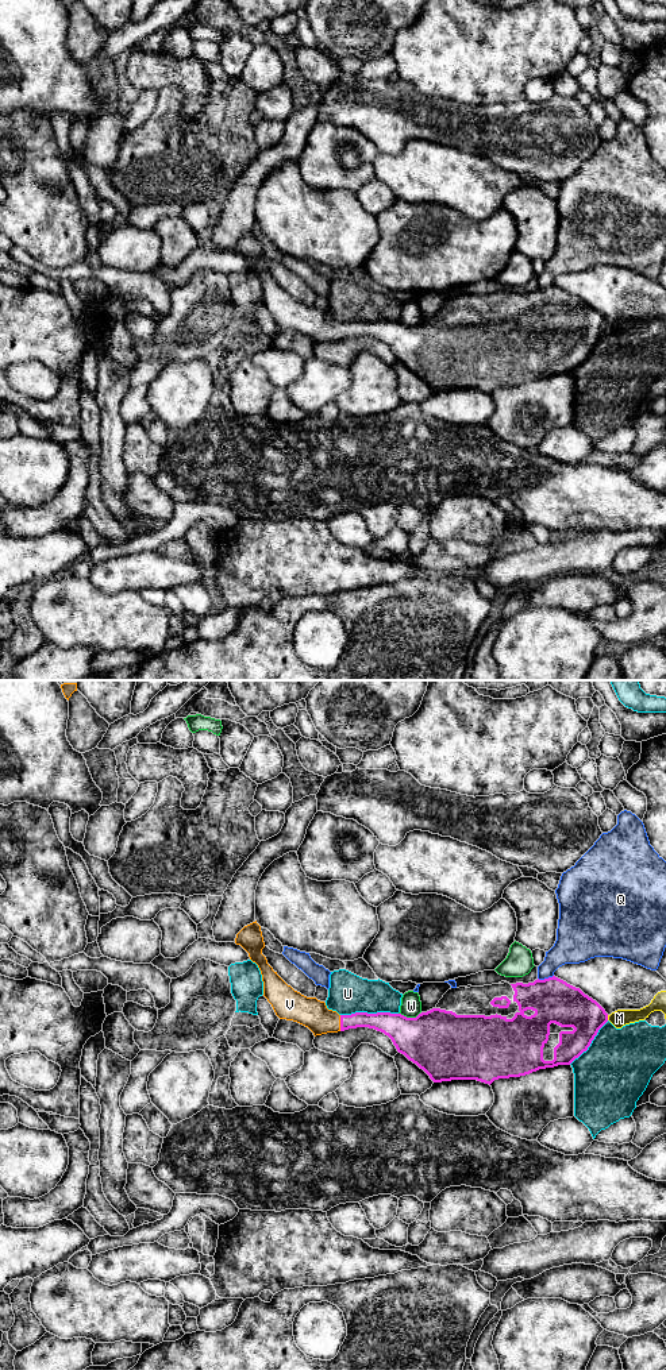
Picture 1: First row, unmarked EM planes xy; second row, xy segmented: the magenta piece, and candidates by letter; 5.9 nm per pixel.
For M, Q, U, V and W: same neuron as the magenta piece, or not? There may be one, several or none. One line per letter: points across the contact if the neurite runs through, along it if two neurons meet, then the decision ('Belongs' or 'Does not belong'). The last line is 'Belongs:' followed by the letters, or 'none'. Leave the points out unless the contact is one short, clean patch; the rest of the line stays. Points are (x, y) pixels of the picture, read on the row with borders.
M: Does not belong
Q: Does not belong
U: Does not belong
V: Path across: xy (382, 1022), (347, 1021), (341, 1023), (320, 1021), (311, 1012). Belongs
W: Does not belong
Belongs: V

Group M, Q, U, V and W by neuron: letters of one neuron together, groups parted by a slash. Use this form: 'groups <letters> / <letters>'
groups M / Q / U / V / W

